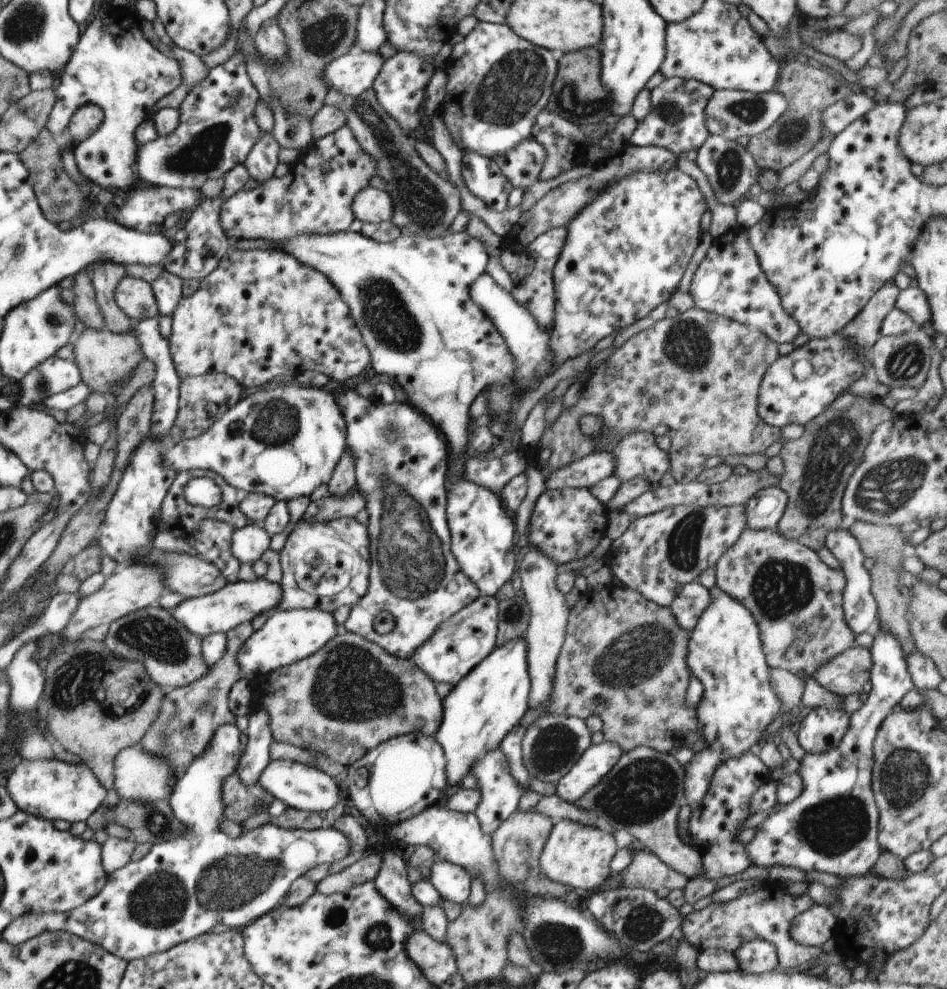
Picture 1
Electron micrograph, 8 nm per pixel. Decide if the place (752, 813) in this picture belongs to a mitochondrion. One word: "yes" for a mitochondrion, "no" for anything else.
no

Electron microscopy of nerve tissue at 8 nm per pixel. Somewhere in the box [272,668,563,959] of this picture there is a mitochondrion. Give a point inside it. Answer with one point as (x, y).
(333, 917)

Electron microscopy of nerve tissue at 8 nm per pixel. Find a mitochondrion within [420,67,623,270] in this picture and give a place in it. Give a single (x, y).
(571, 98)

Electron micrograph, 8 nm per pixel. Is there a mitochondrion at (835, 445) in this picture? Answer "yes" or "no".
yes

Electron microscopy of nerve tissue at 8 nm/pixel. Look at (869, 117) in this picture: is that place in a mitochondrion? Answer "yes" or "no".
no

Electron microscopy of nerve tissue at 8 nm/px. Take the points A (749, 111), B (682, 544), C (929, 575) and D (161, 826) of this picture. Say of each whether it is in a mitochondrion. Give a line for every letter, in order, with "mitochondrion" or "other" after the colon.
A: mitochondrion
B: mitochondrion
C: other
D: mitochondrion

